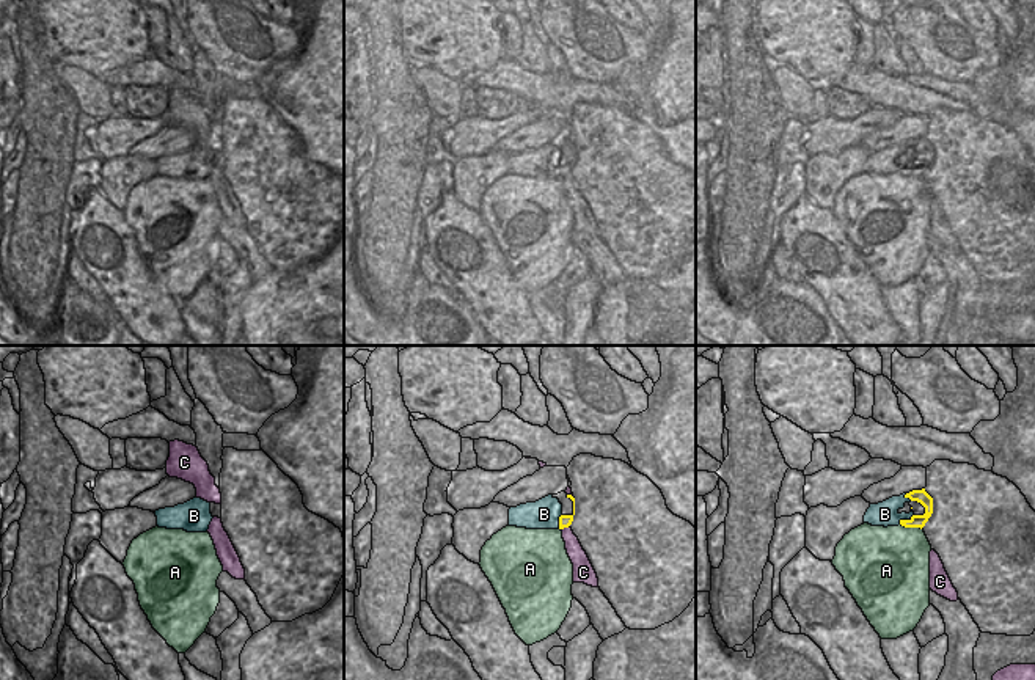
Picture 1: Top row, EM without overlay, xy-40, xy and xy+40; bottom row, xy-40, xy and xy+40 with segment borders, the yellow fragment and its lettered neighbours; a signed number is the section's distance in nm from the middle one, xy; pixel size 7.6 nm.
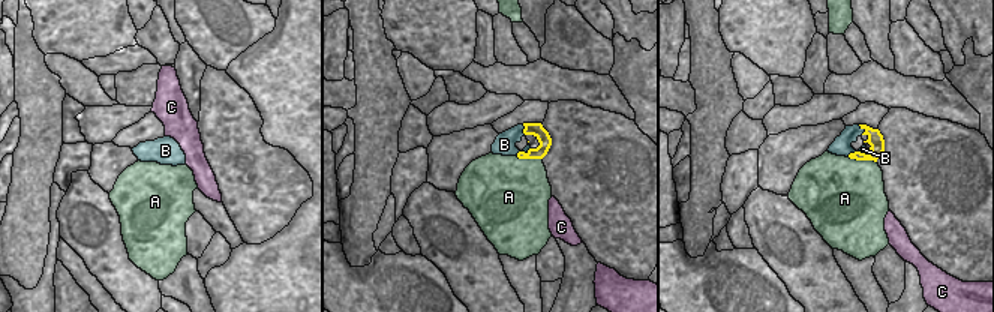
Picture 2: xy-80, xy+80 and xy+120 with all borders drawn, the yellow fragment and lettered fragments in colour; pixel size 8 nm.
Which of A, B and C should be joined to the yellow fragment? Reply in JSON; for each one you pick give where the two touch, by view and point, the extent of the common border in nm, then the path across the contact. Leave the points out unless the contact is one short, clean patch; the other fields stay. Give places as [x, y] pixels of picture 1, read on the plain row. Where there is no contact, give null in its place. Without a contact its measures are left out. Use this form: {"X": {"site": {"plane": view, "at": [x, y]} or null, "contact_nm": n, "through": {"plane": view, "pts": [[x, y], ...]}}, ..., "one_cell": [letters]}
{"B": {"site": {"plane": "xy+40", "at": [905, 168]}, "contact_nm": 140, "through": {"plane": "xy+40", "pts": [[922, 145], [927, 162], [905, 168], [885, 162]]}}, "one_cell": ["B"]}

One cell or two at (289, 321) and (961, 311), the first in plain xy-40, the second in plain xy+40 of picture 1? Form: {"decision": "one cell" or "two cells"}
{"decision": "two cells"}

